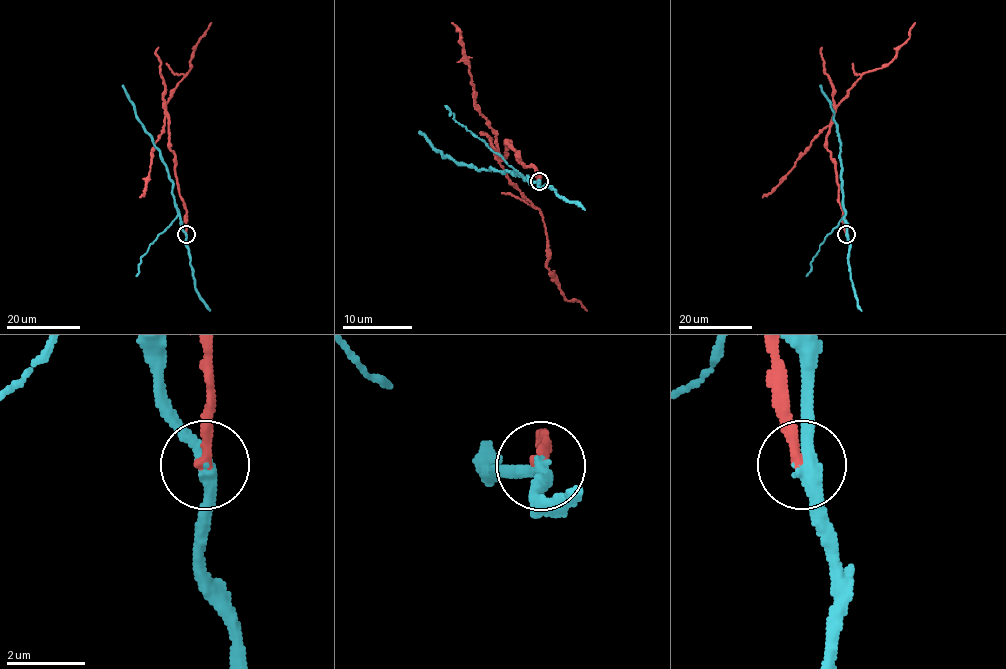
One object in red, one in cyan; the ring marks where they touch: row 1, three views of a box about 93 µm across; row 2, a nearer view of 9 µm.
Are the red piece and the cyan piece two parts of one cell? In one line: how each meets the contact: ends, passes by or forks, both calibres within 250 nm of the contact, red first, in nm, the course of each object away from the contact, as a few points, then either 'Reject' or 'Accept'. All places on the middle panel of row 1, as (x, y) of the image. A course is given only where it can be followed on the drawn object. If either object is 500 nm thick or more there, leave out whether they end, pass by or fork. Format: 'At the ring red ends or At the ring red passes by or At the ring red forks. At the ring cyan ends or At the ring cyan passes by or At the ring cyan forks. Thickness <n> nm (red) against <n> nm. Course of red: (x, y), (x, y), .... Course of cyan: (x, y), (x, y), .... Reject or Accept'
At the ring red ends. At the ring cyan passes by. Thickness 240 nm (red) against 360 nm. Course of red: (538, 181), (507, 143), (500, 164), (542, 213), (547, 267), (563, 294), (587, 310). Course of cyan: (538, 181), (509, 171), (460, 166), (449, 157), (444, 157), (420, 131). Reject

